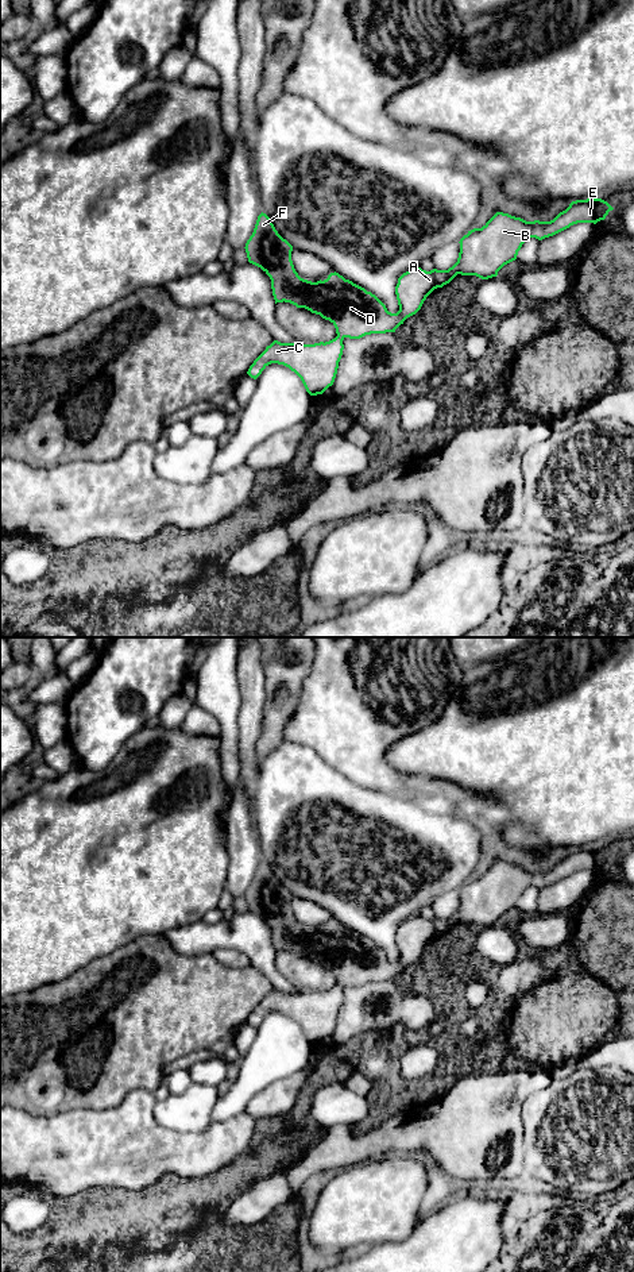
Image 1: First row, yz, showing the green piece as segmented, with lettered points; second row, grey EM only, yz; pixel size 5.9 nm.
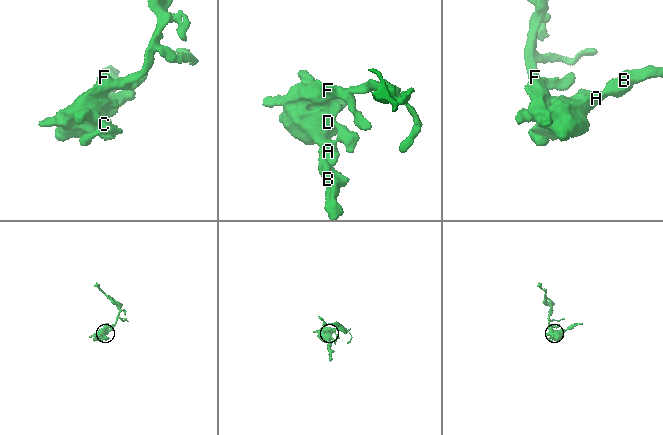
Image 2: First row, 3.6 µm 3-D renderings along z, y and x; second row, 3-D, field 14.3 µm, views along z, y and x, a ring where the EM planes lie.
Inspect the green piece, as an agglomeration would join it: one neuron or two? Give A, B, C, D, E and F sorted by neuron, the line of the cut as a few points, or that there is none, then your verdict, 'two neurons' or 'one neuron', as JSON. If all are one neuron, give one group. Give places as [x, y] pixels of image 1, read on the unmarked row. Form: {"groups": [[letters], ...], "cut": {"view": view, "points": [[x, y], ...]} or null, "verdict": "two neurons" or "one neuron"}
{"groups": [["A", "B", "C", "D", "E", "F"]], "cut": null, "verdict": "one neuron"}

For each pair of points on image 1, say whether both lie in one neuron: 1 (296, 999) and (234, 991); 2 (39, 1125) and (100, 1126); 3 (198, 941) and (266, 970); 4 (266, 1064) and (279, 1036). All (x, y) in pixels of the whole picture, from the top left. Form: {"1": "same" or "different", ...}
{"1": "different", "2": "same", "3": "same", "4": "same"}

